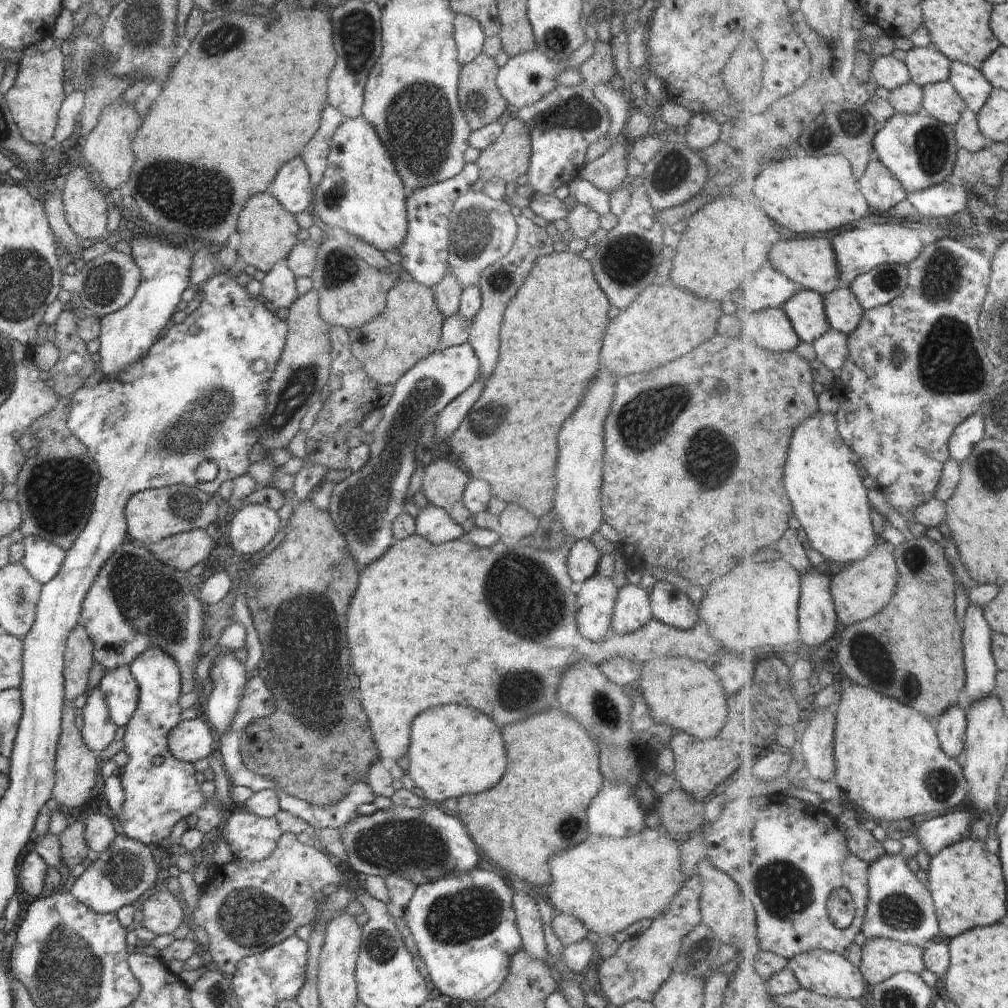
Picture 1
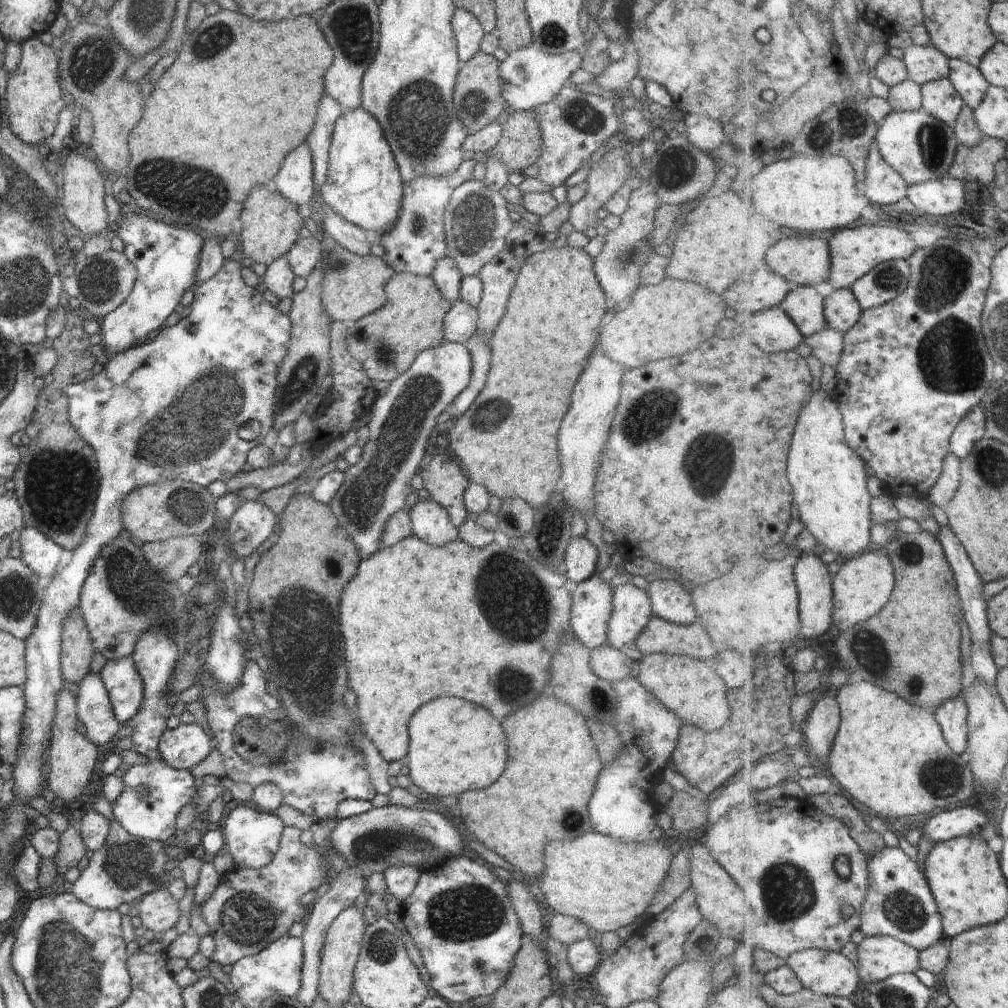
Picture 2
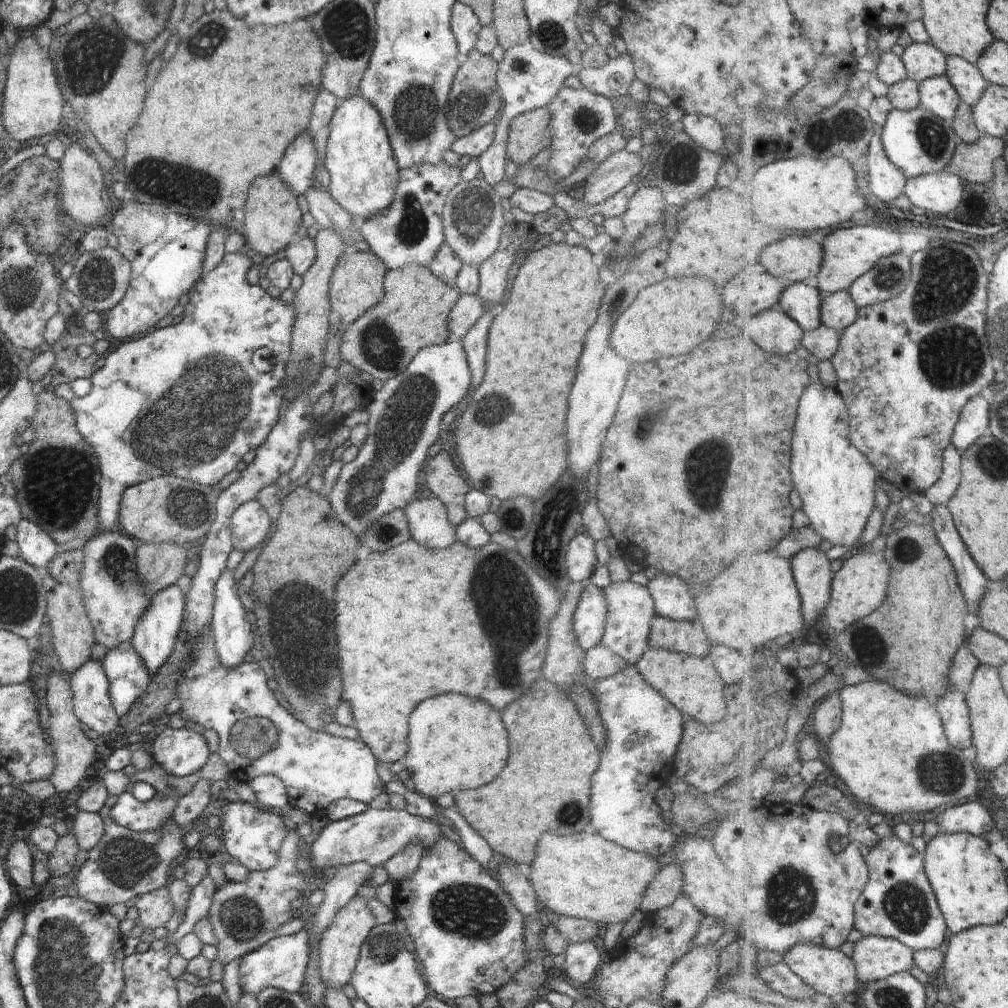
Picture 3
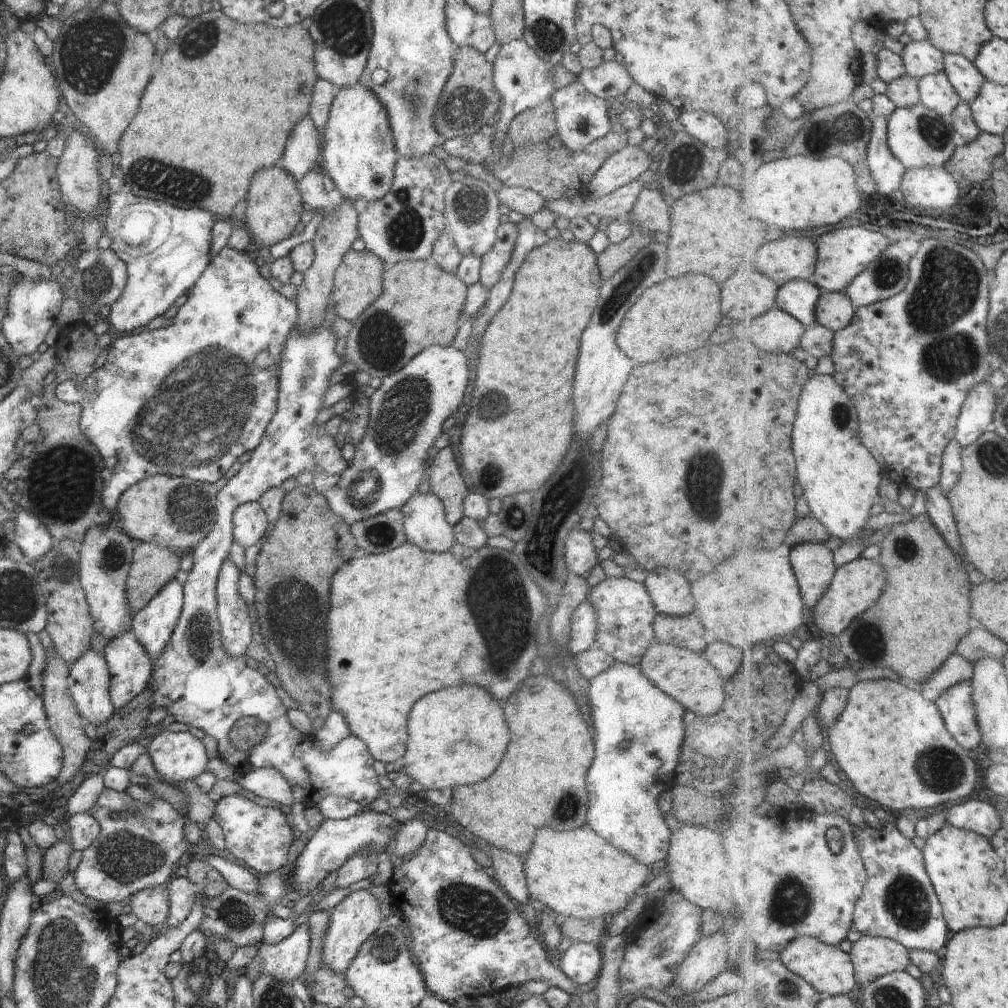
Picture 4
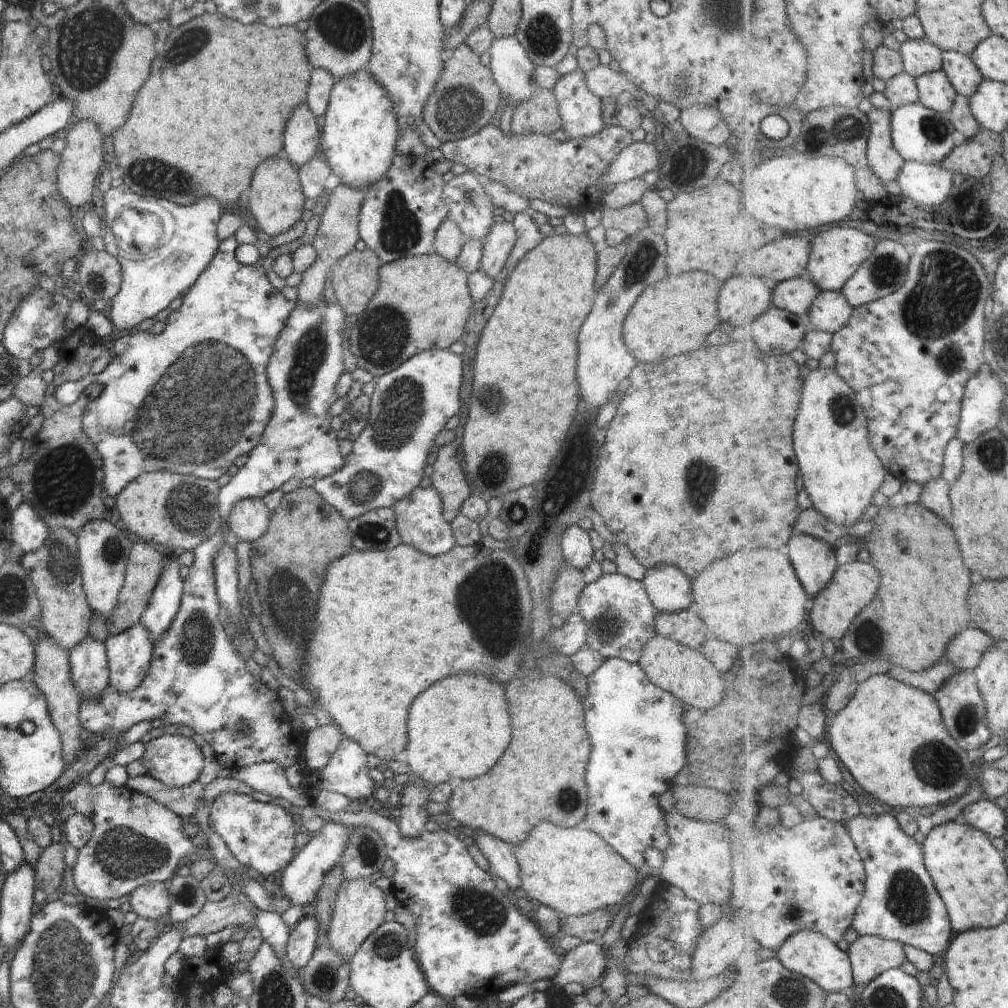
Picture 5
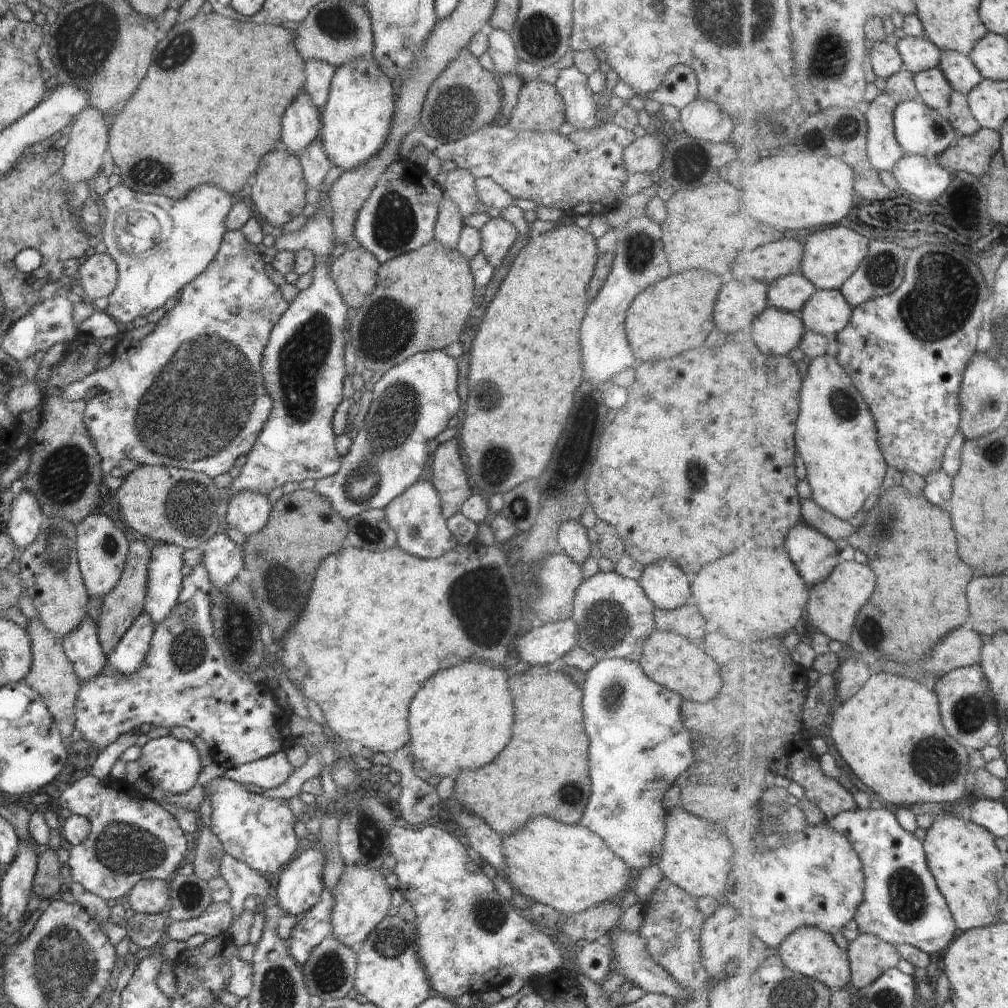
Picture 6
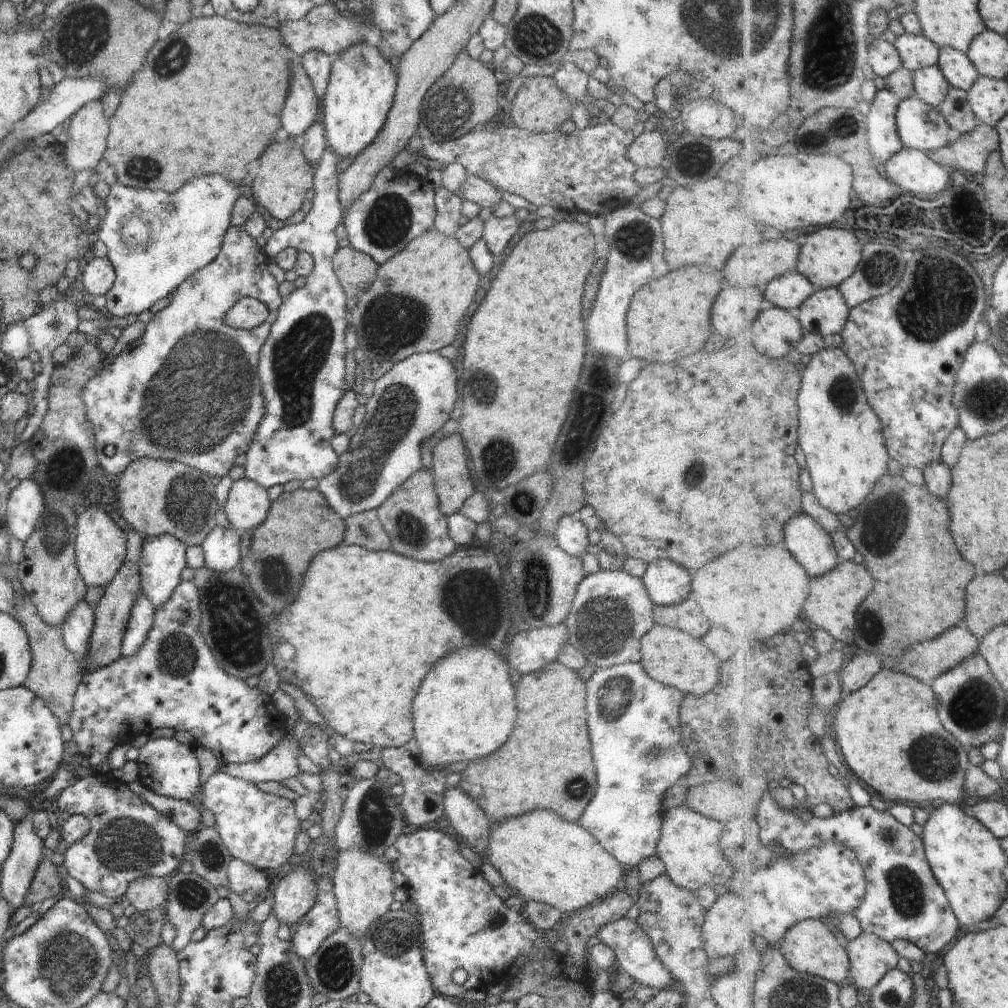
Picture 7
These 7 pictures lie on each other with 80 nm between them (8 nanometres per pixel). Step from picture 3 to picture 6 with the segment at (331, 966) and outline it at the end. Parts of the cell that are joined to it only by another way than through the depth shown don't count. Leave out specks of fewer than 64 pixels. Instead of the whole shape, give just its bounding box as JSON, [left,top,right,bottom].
[331,863,391,949]

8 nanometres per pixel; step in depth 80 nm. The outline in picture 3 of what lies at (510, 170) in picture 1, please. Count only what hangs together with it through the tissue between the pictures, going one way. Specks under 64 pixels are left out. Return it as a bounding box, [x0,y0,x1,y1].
[507,107,551,165]

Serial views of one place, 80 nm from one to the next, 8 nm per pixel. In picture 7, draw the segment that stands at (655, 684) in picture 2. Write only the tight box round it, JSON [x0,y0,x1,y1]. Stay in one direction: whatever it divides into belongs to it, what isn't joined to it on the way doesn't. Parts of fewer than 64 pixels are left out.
[640,624,720,696]

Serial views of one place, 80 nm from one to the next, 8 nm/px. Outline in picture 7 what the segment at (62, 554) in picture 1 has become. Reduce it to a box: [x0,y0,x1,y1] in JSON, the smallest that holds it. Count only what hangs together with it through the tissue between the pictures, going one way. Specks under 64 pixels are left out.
[4,477,46,542]

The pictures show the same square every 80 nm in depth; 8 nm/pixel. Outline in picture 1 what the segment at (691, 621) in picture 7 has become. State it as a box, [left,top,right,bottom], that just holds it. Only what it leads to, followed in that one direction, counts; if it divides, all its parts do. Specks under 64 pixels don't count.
[348,533,720,760]

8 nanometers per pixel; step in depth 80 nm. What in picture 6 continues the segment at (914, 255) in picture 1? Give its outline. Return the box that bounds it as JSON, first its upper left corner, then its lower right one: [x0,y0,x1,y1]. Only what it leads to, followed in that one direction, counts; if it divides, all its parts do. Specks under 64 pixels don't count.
[803,225,871,289]

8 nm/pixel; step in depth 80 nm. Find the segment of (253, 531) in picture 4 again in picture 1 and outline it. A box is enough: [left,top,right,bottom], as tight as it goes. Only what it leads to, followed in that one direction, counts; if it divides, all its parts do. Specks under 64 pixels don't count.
[228,504,283,556]

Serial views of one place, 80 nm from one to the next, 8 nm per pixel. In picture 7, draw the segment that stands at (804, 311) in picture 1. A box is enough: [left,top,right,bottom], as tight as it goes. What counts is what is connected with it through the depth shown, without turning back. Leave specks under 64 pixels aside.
[767,270,818,308]

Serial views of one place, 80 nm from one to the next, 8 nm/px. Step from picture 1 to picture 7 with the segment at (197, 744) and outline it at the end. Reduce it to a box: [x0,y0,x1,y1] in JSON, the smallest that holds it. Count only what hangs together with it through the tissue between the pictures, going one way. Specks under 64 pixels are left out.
[138,739,200,801]

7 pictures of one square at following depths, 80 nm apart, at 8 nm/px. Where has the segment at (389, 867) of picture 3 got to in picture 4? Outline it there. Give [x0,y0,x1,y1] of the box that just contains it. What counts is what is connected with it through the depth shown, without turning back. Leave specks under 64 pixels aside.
[393,818,427,858]

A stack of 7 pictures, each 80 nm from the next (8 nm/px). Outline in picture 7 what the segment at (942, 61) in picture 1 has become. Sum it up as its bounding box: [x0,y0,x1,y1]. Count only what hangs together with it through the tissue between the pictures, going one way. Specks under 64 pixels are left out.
[895,33,941,73]

